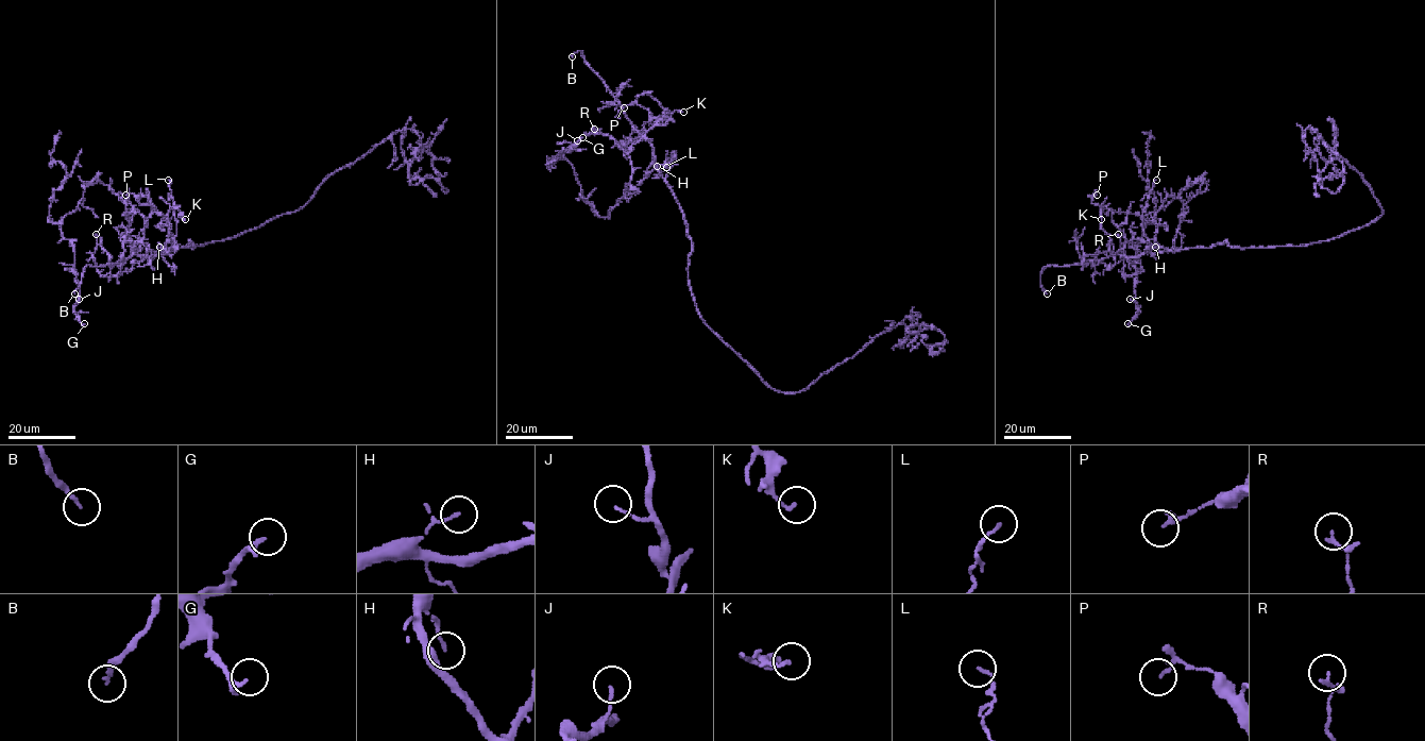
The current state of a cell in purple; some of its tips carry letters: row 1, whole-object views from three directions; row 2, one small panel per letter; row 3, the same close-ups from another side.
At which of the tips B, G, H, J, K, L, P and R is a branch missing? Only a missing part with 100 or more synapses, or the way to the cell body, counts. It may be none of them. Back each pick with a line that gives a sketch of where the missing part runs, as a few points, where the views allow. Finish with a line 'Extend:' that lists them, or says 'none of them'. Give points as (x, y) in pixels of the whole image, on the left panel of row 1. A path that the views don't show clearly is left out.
B: course (74, 293), (78, 303), (122, 321), (192, 310), (202, 299)
Extend: B

